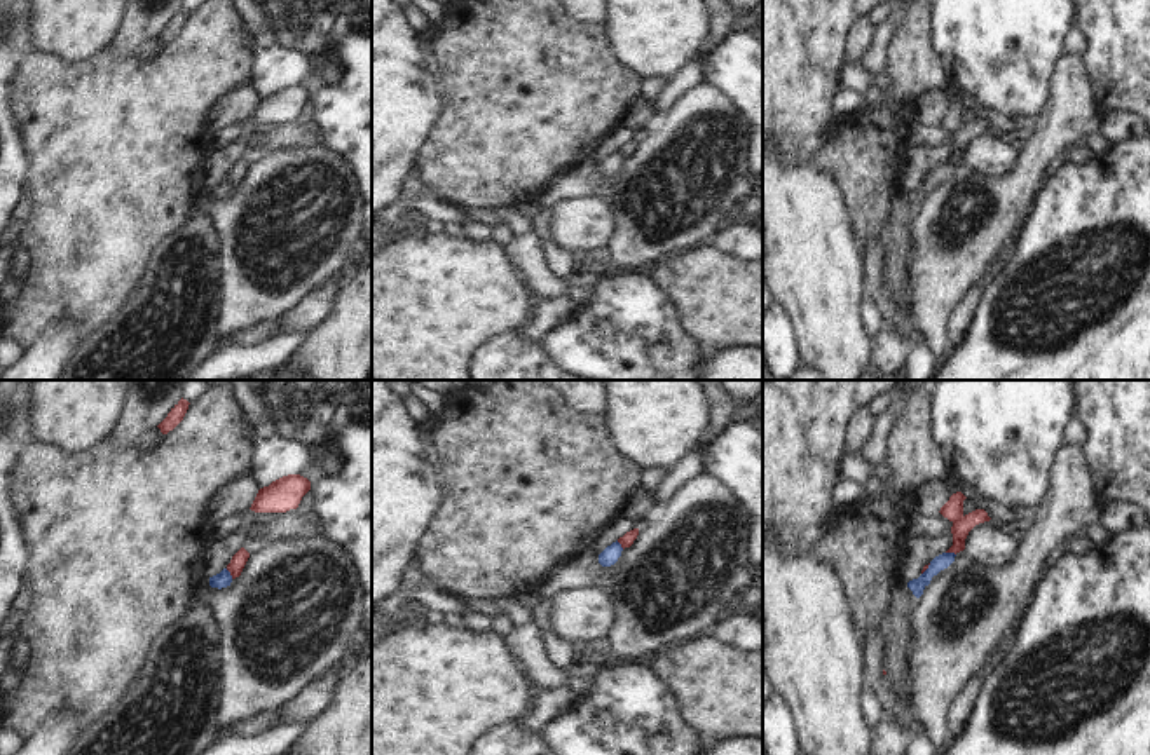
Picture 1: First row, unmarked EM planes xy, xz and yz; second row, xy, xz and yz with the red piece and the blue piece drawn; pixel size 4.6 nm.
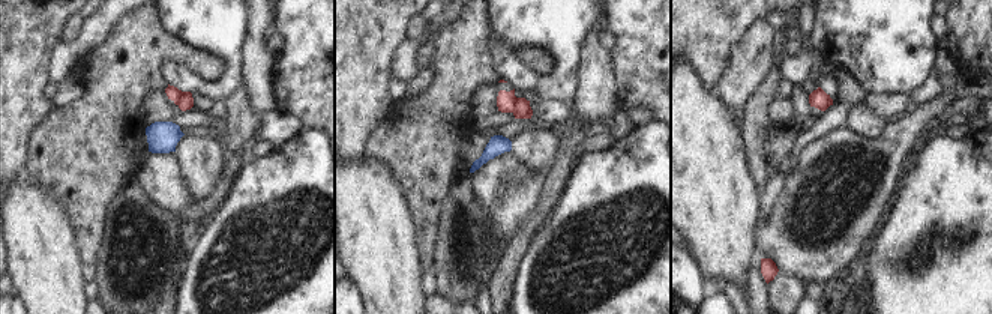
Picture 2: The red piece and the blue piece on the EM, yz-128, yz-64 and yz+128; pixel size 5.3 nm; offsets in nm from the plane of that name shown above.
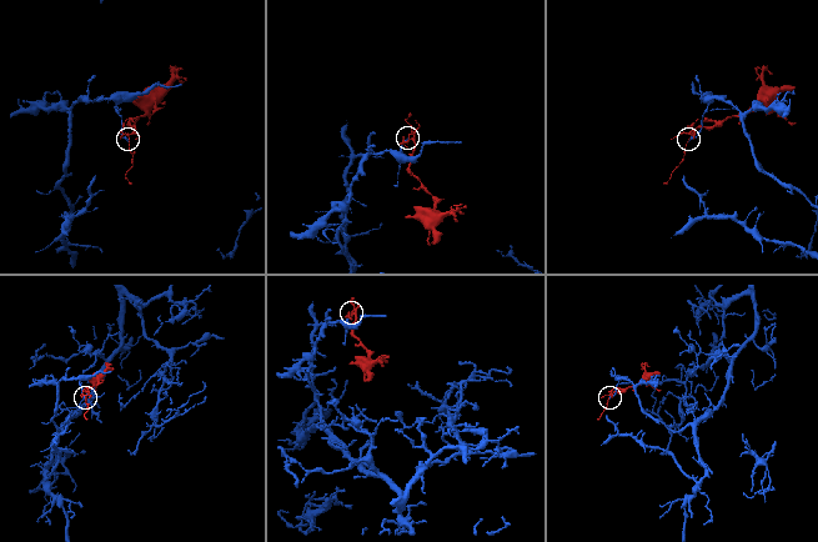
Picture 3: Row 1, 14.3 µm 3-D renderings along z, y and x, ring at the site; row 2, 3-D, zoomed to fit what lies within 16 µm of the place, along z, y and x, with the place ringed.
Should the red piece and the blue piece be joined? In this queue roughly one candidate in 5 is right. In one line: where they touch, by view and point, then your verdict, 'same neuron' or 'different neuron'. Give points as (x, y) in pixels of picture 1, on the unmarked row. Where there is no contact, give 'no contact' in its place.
contact xy (231, 183); different neuron

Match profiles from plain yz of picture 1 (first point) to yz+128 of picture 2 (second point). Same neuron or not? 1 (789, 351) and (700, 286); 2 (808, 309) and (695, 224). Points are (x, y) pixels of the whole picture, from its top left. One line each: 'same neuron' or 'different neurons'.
1: same neuron
2: same neuron

